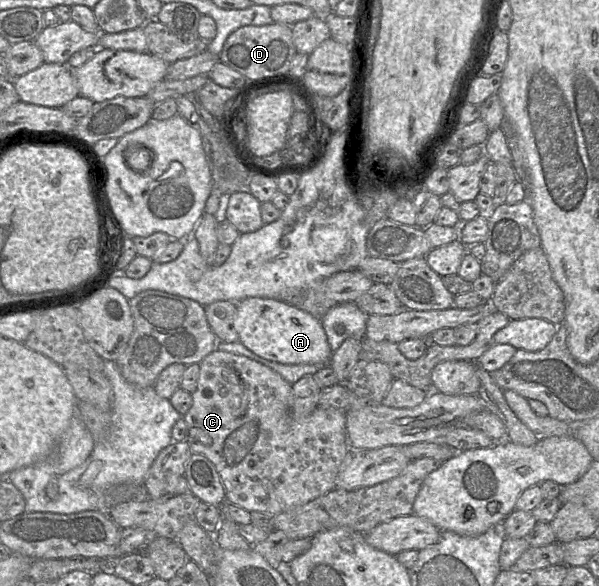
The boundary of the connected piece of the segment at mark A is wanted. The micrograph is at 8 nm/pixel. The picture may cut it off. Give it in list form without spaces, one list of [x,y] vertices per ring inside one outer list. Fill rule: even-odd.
[[[248,297],[237,302],[234,327],[239,341],[267,360],[282,364],[325,365],[333,354],[321,318],[278,299]]]

